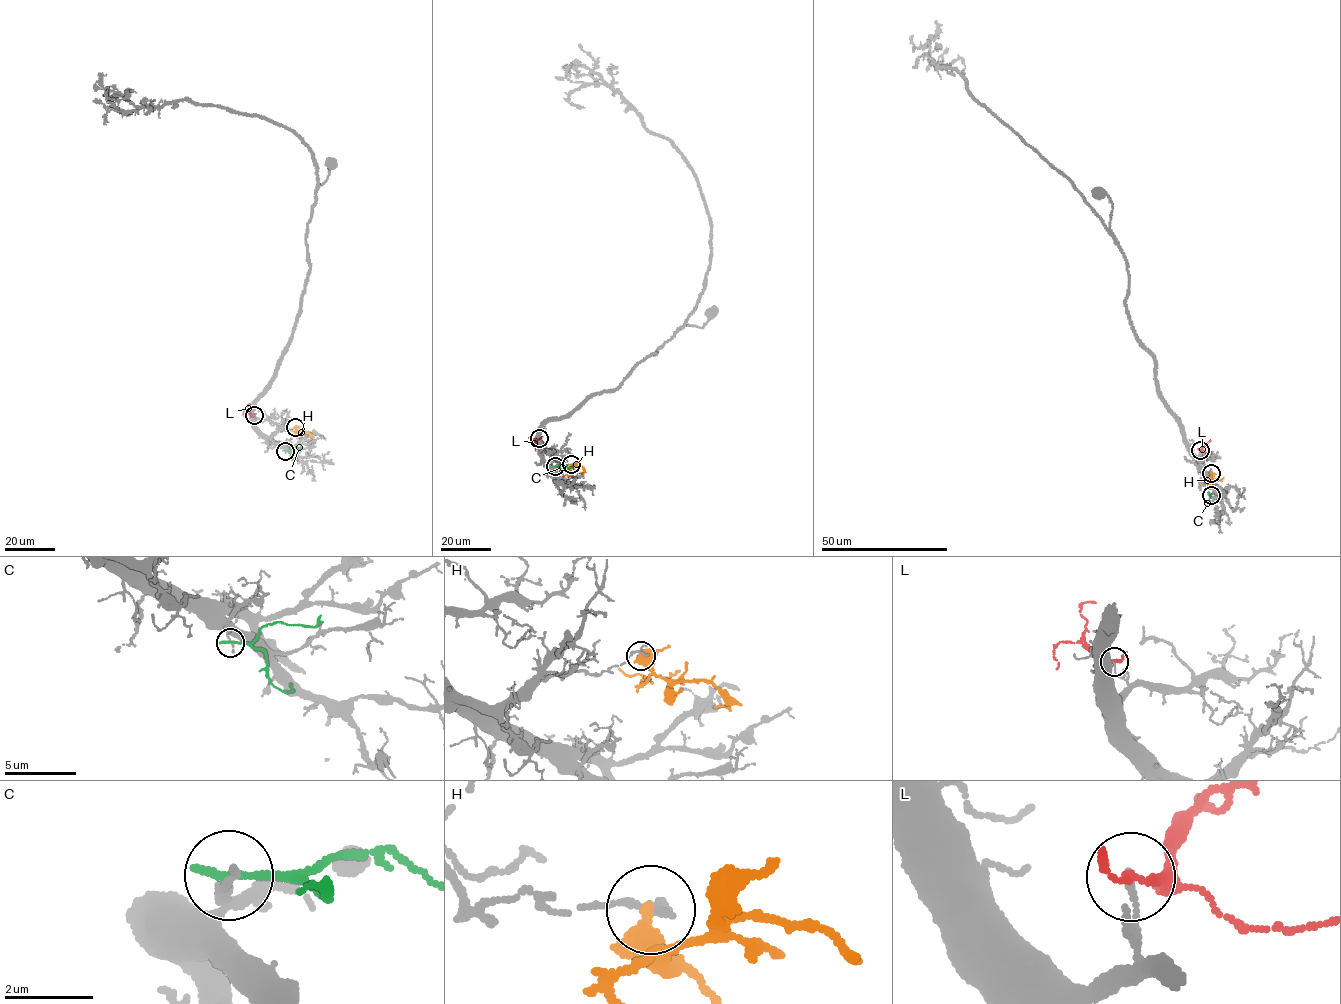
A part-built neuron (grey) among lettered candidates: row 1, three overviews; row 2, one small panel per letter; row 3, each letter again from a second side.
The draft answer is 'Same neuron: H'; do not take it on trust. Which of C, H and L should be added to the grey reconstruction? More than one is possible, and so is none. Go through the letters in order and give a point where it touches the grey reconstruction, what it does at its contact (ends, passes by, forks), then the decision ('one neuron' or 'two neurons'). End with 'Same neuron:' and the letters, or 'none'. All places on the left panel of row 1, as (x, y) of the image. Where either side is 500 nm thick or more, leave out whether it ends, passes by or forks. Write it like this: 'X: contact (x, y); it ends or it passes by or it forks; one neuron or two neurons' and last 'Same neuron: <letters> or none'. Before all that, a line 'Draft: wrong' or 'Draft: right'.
Draft: wrong
C: contact (285, 451); it ends; two neurons
H: contact (295, 427); it ends; two neurons
L: contact (254, 415); it passes by; two neurons
Same neuron: none

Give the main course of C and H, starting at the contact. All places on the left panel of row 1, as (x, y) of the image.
C: (285, 450), (301, 445)
H: (295, 427), (310, 434), (308, 436)

